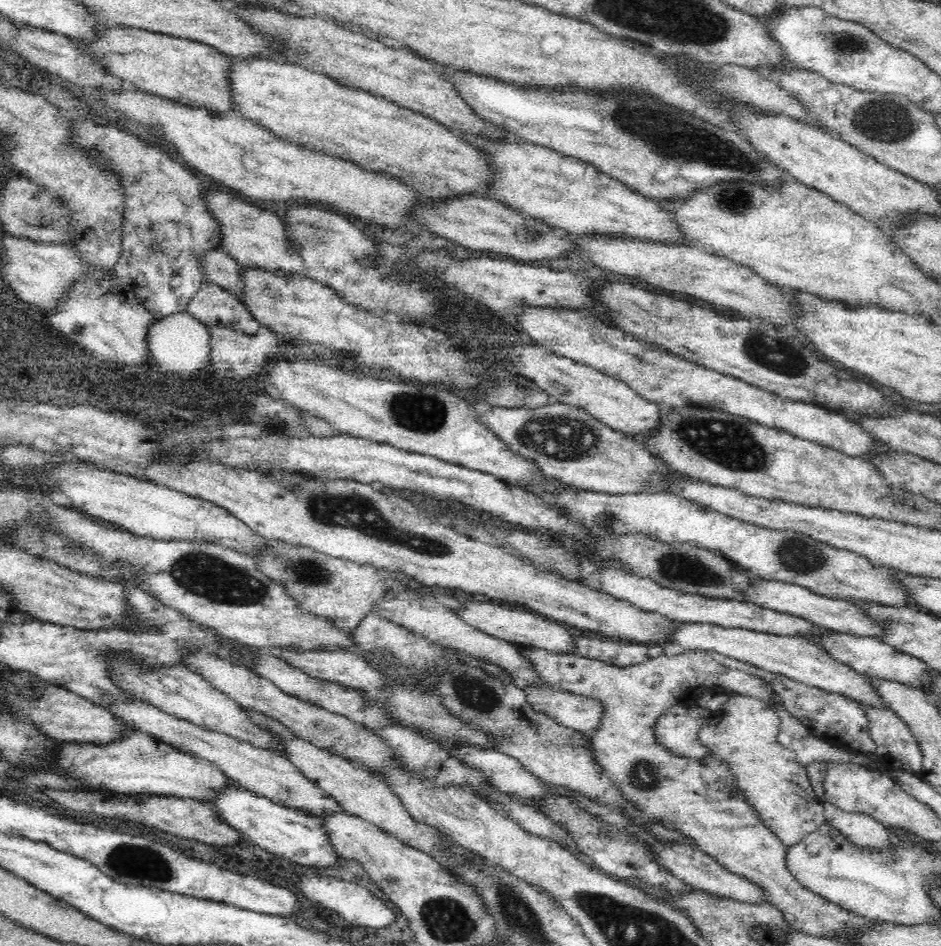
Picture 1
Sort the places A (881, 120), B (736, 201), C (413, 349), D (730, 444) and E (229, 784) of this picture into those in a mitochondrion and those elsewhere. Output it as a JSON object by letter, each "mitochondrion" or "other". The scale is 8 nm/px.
{"A":"mitochondrion","B":"mitochondrion","C":"other","D":"mitochondrion","E":"other"}

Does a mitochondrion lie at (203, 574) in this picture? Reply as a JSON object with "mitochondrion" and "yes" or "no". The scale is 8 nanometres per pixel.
{"mitochondrion":"yes"}

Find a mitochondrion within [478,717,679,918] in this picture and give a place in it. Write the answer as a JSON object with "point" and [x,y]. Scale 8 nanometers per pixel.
{"point":[645,775]}

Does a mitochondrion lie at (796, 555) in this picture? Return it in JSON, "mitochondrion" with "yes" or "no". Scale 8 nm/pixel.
{"mitochondrion":"yes"}

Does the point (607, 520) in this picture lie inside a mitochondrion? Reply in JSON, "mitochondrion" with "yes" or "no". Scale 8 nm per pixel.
{"mitochondrion":"yes"}

